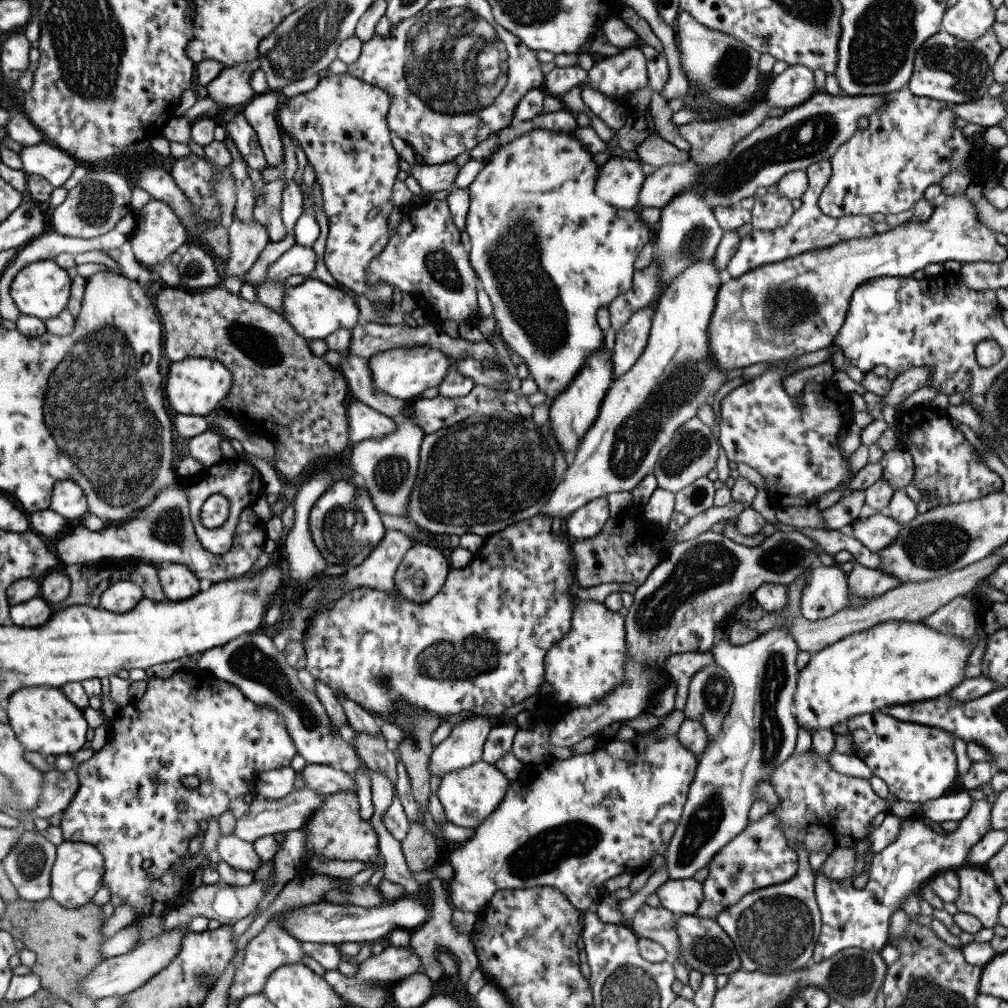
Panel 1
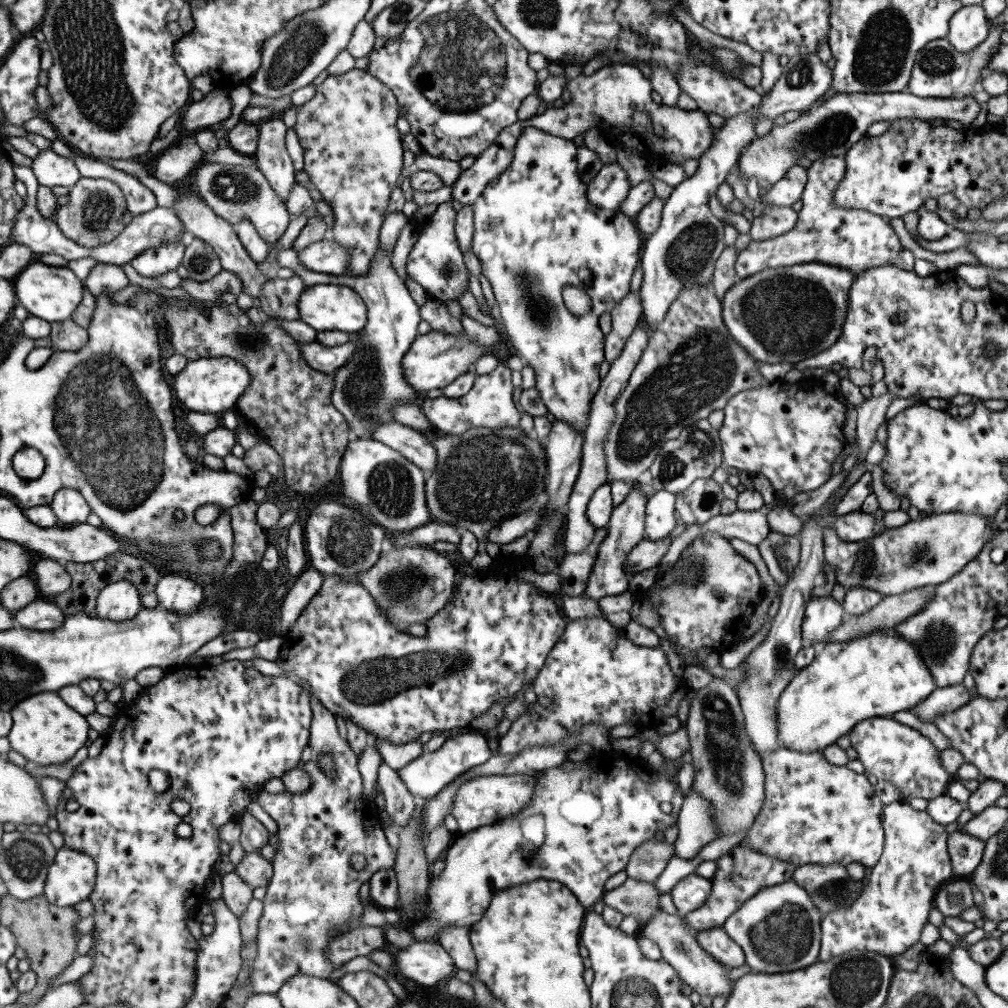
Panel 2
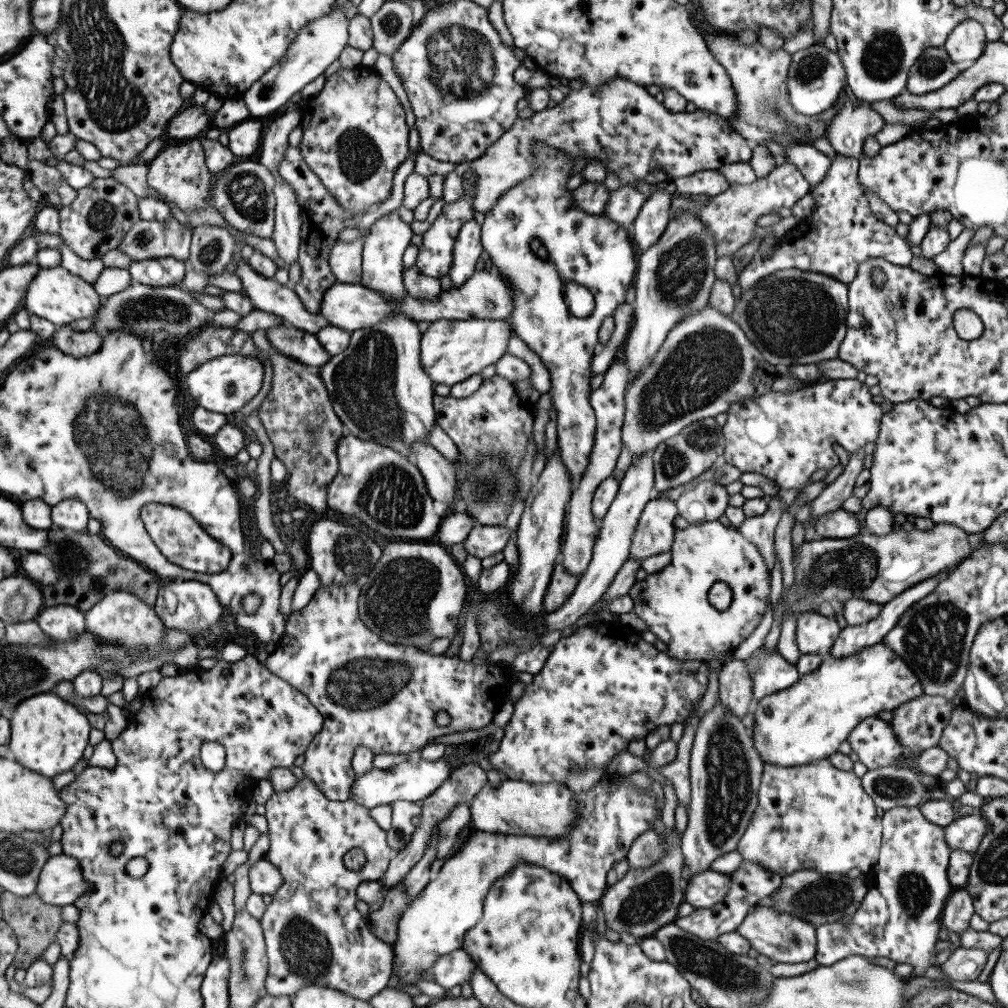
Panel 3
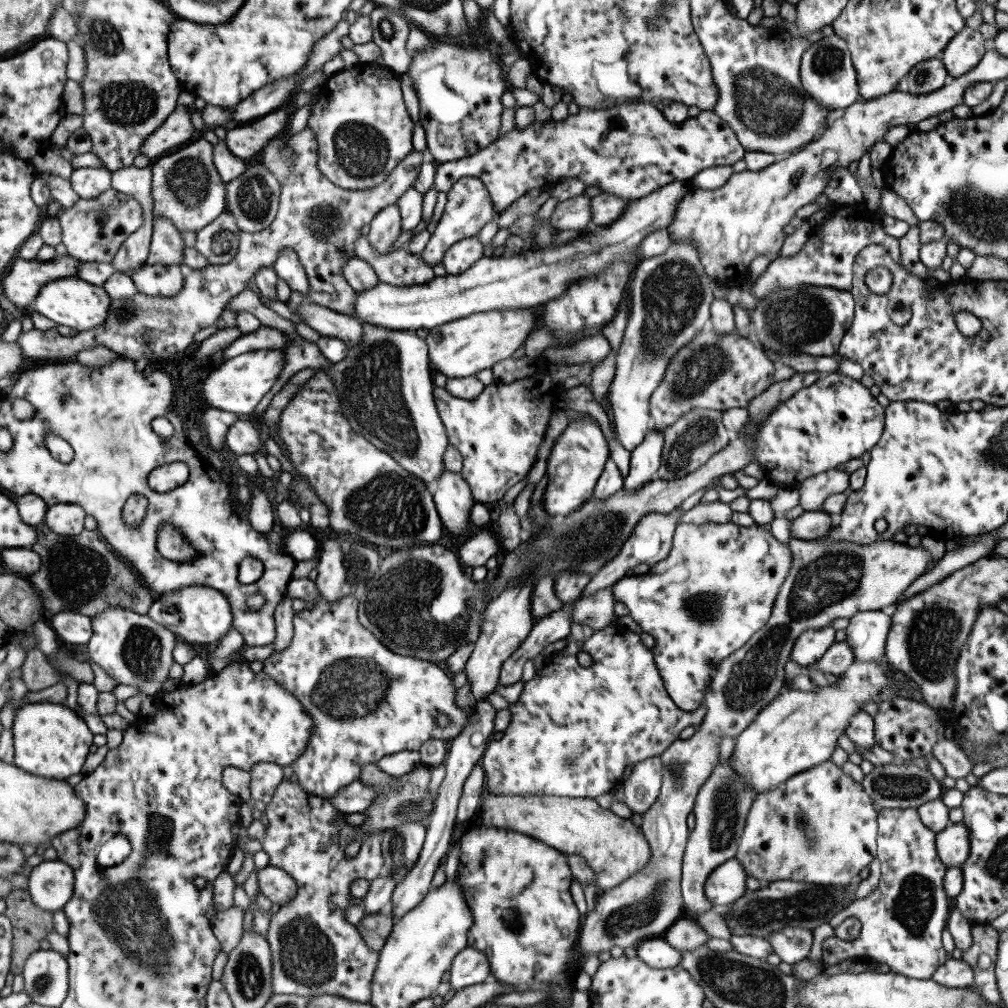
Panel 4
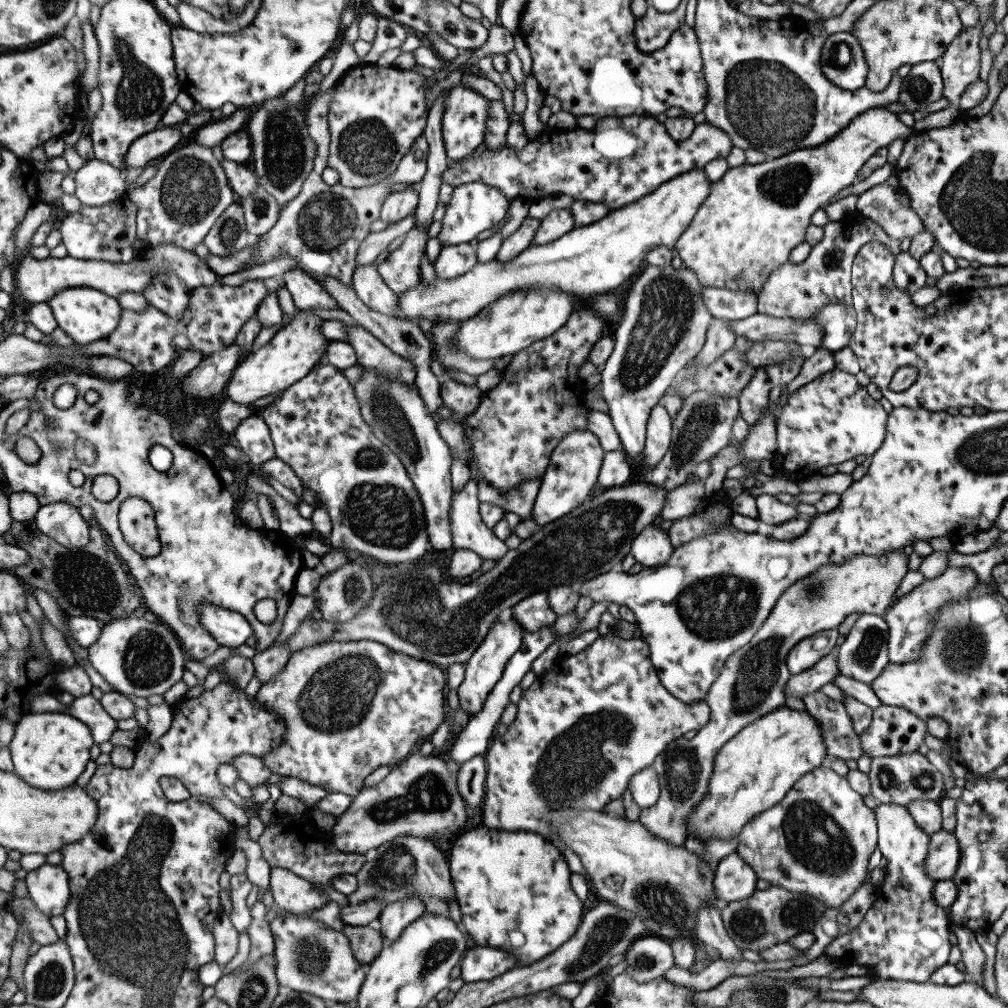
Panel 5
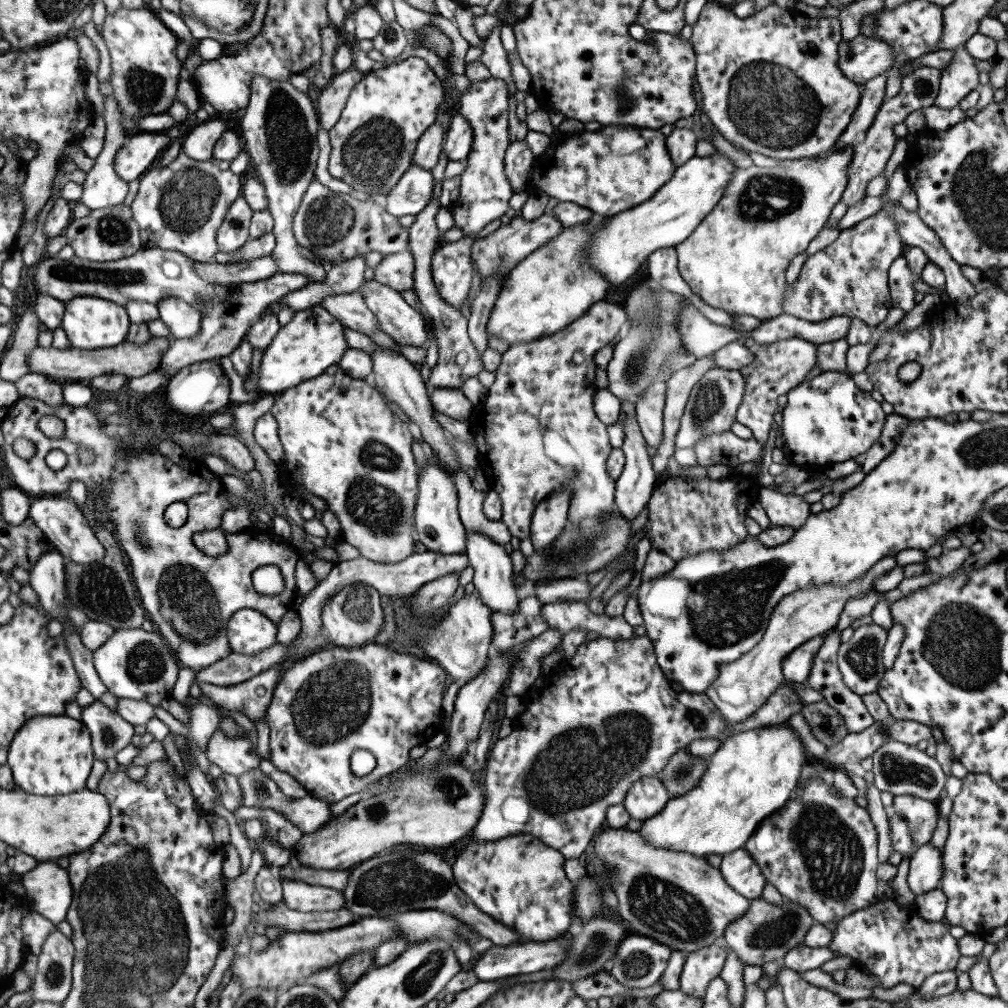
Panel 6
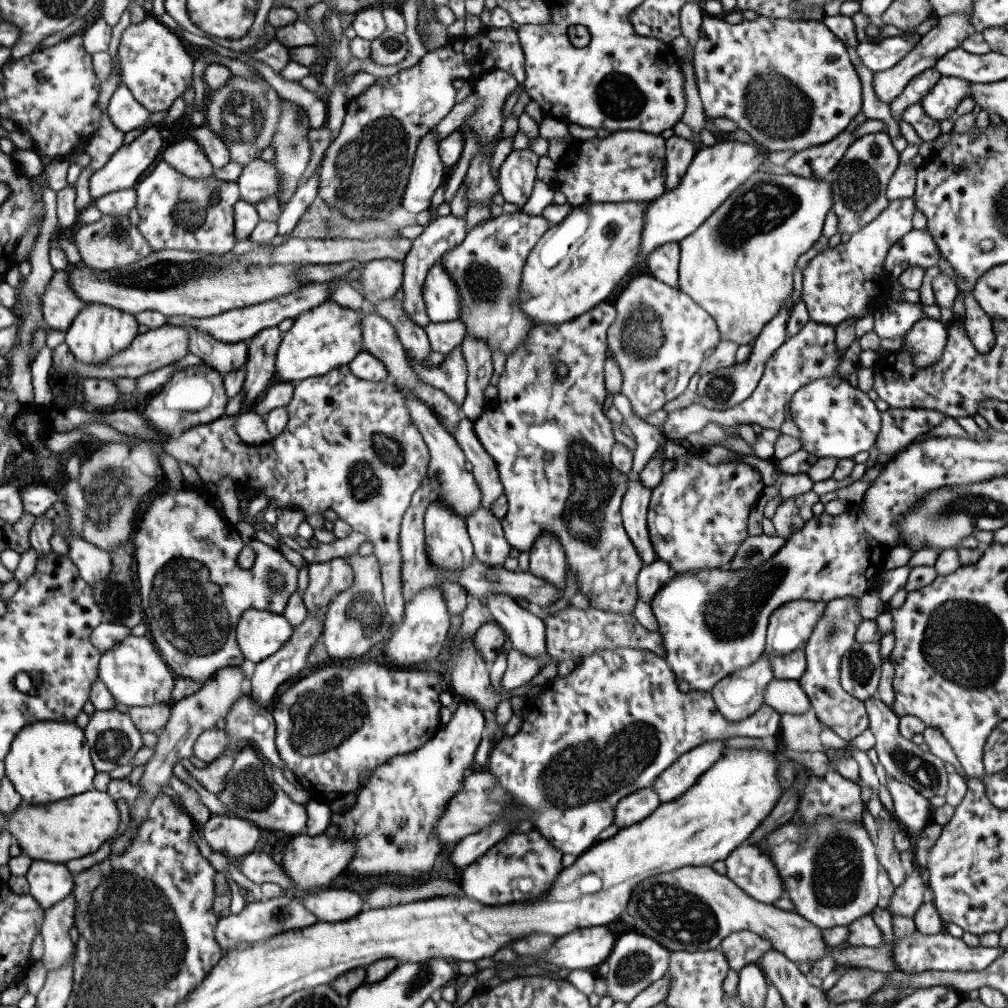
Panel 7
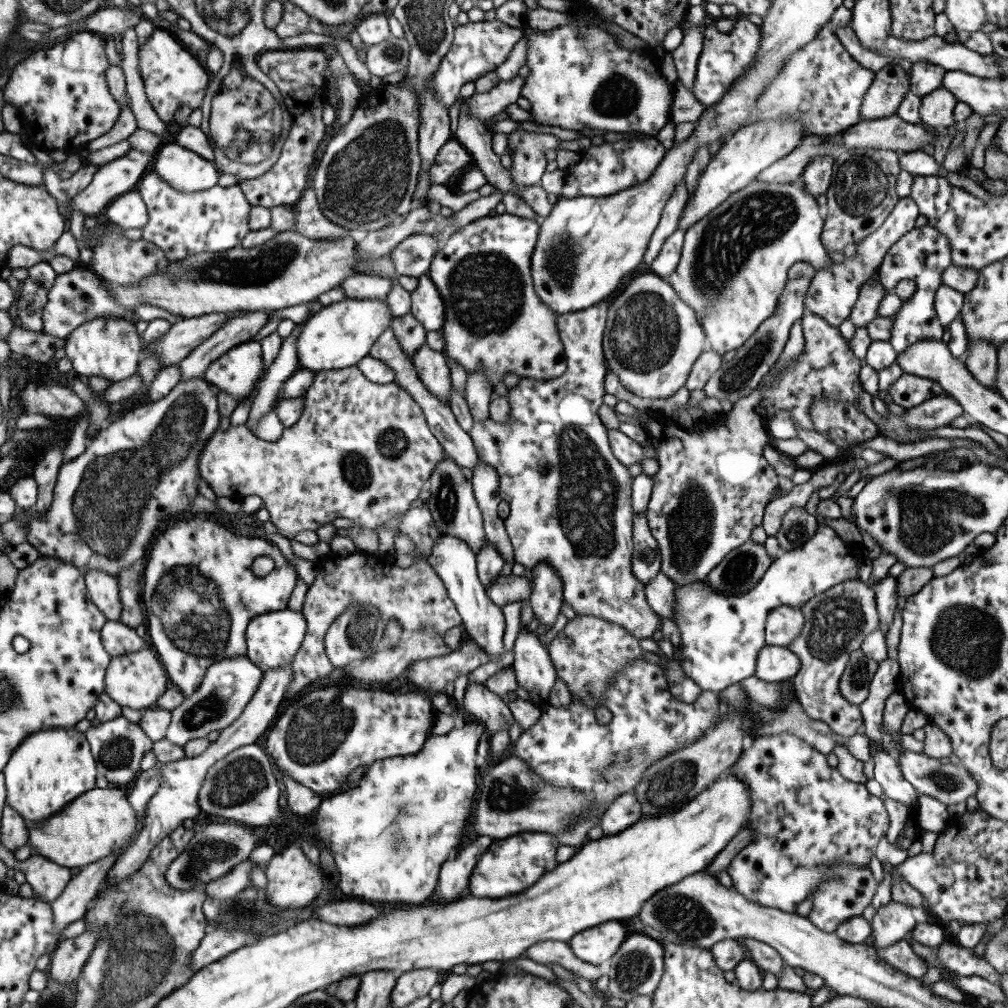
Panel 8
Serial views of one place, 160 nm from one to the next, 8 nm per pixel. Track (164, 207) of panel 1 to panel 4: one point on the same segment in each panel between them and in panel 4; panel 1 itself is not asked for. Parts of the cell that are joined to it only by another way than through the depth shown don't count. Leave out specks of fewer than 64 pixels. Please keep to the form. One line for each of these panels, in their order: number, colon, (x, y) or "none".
2: (162, 259)
3: (162, 272)
4: (151, 279)

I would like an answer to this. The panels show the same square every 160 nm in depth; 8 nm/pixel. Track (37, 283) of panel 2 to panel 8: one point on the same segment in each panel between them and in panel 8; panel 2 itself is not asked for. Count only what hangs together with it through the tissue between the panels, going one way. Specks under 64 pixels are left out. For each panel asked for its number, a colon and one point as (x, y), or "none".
3: (56, 294)
4: (73, 302)
5: (87, 315)
6: (92, 323)
7: (100, 332)
8: (107, 347)

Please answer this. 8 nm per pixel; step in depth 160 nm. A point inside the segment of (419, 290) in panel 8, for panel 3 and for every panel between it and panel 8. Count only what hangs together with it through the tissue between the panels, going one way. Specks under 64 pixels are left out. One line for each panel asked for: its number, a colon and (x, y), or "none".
3: (466, 249)
4: (460, 256)
5: (451, 261)
6: (451, 268)
7: (441, 300)

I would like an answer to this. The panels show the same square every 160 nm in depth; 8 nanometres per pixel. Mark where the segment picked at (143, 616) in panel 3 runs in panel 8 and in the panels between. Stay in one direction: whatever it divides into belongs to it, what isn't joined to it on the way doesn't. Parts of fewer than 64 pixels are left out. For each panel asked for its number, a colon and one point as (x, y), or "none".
4: (133, 649)
5: (134, 656)
6: (136, 664)
7: (135, 674)
8: (136, 680)

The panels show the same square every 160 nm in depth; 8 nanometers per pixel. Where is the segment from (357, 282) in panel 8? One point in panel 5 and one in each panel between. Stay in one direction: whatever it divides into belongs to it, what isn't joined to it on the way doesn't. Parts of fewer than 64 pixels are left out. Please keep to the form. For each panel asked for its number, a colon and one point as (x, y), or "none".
5: (399, 270)
6: (396, 270)
7: (380, 279)

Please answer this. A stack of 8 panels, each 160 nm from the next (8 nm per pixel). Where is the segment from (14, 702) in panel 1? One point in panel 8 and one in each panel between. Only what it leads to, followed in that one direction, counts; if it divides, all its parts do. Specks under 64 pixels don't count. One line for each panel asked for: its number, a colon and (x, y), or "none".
2: (47, 730)
3: (50, 735)
4: (51, 740)
5: (51, 750)
6: (51, 756)
7: (49, 761)
8: (52, 768)

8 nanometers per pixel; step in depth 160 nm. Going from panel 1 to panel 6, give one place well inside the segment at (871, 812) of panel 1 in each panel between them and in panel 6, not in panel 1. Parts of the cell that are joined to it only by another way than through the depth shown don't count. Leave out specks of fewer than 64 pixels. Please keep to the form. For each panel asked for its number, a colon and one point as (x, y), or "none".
2: (814, 812)
3: (813, 817)
4: (819, 826)
5: (817, 840)
6: (819, 850)

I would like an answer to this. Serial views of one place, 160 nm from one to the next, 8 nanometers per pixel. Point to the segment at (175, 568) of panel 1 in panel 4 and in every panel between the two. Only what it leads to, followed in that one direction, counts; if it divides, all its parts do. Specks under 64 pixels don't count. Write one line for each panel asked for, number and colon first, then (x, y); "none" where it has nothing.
2: (182, 594)
3: (189, 605)
4: (199, 614)

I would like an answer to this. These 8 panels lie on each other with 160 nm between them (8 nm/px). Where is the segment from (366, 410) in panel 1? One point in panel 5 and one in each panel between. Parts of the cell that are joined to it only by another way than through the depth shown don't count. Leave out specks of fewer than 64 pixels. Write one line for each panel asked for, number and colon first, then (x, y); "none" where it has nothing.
2: (413, 446)
3: (438, 474)
4: (451, 495)
5: (468, 532)

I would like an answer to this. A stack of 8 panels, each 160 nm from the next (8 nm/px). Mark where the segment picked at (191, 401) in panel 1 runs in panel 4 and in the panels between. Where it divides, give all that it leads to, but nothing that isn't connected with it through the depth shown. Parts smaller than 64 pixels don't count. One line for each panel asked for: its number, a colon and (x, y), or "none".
2: (209, 385)
3: (223, 384)
4: (236, 385)

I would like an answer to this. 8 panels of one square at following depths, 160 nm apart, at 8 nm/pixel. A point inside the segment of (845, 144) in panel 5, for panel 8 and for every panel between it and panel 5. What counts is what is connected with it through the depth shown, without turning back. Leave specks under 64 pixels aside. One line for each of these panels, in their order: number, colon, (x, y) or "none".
6: (735, 260)
7: (736, 265)
8: (733, 263)

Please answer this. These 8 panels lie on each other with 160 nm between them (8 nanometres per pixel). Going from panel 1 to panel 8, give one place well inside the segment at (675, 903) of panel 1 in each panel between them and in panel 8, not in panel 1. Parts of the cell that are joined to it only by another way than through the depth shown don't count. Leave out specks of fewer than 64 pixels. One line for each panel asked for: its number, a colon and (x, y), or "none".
2: (690, 892)
3: (705, 889)
4: (726, 883)
5: (733, 879)
6: (739, 872)
7: (747, 866)
8: (805, 816)

